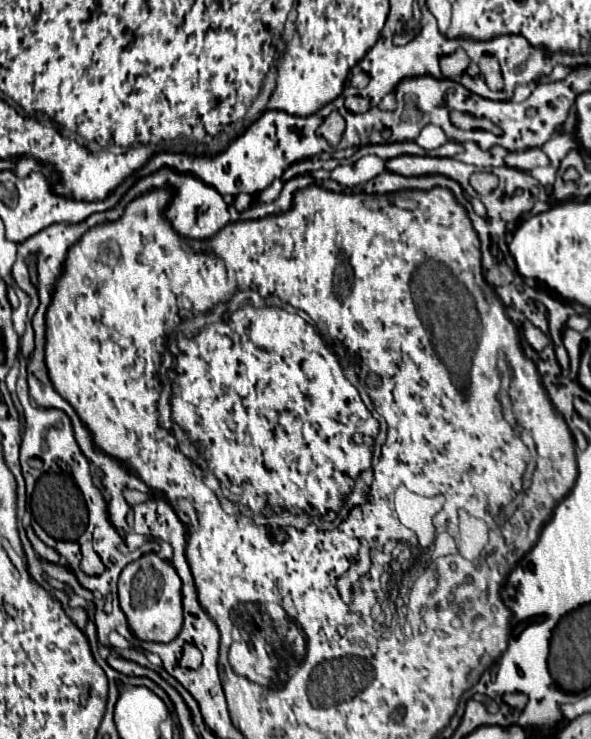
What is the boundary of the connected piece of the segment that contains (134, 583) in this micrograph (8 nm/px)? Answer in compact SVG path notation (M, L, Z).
M153 552L145 554L143 558L139 558L135 562L131 562L123 570L123 574L119 576L119 606L127 616L131 632L139 640L145 640L145 642L171 642L179 634L179 630L183 626L183 610L181 610L181 594L179 594L179 590L181 590L181 580L177 576L175 568L169 562L161 560Z

